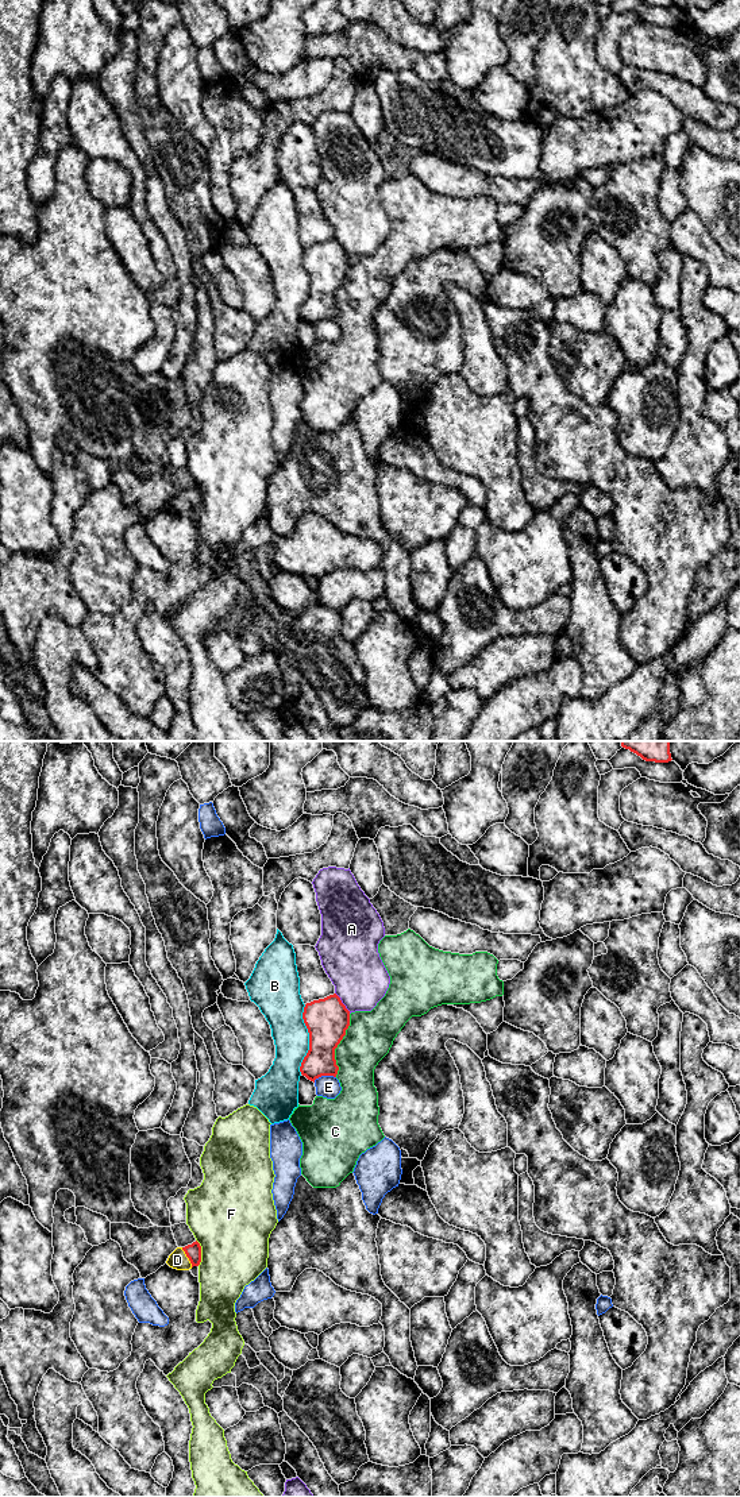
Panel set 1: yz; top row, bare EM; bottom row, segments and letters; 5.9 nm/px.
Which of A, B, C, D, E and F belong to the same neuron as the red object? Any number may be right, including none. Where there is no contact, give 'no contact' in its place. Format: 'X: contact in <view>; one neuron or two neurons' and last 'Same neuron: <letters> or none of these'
A: contact in yz; two neurons
B: contact in yz; two neurons
C: contact in yz; two neurons
D: contact in yz; one neuron
E: contact in yz; two neurons
F: contact in yz; two neurons
Same neuron: D

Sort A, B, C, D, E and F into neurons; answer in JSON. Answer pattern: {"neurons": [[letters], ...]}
{"neurons": [["A"], ["B"], ["C"], ["D"], ["E"], ["F"]]}

